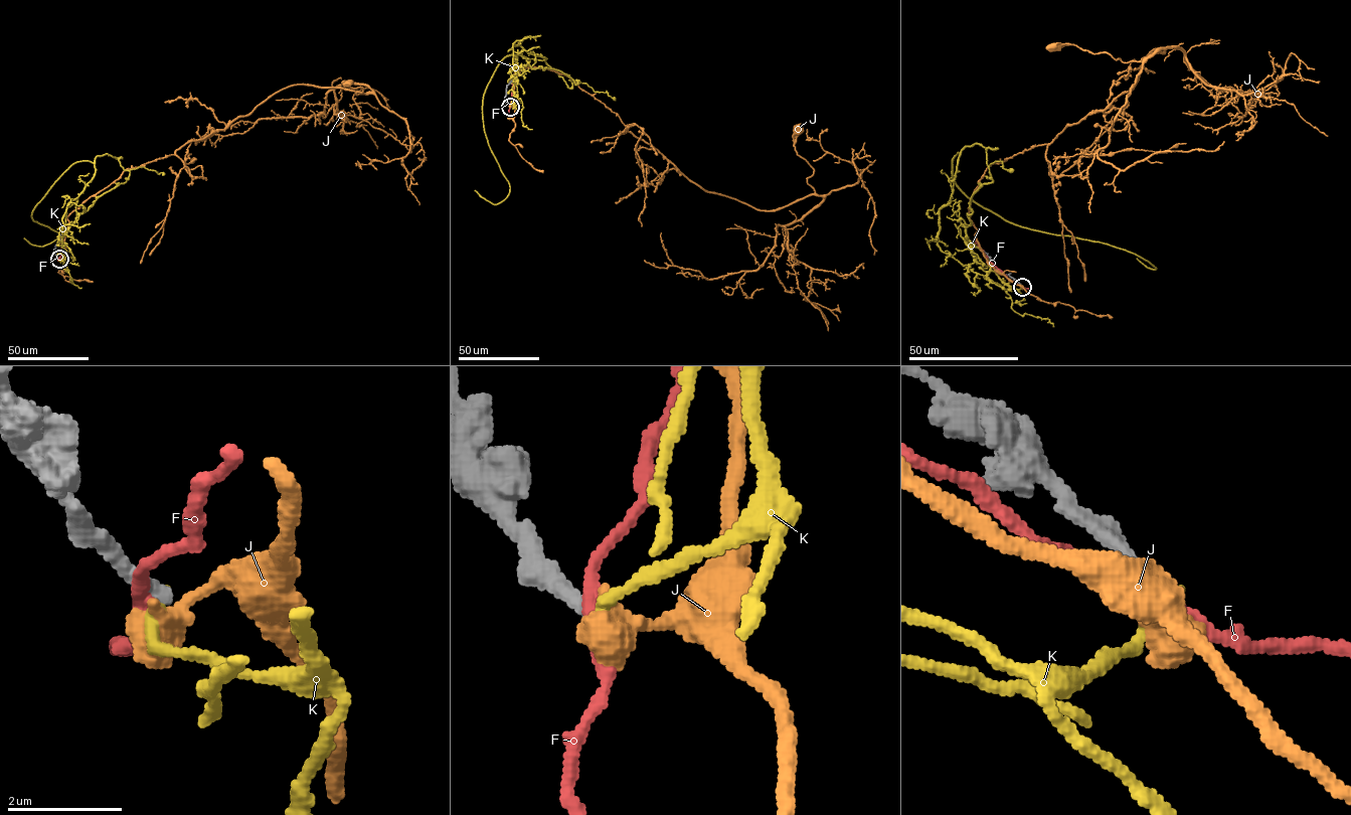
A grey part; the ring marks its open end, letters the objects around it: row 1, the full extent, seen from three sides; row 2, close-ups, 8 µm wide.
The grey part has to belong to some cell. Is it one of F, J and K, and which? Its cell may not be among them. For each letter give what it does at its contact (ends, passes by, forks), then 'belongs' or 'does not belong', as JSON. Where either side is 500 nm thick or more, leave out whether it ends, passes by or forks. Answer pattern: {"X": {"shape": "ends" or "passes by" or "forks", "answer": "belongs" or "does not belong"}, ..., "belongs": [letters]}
{"F": {"shape": "passes by", "answer": "does not belong"}, "J": {"answer": "does not belong"}, "K": {"shape": "ends", "answer": "does not belong"}, "belongs": []}

